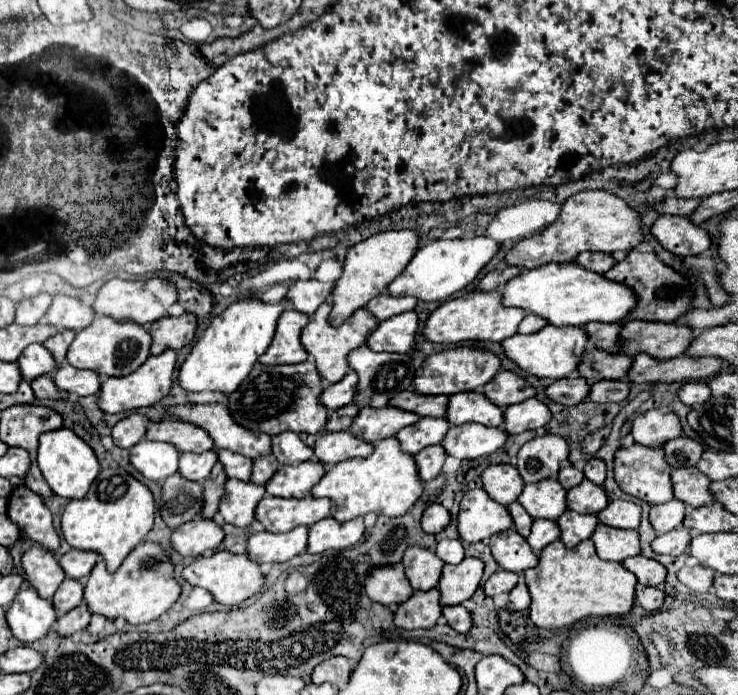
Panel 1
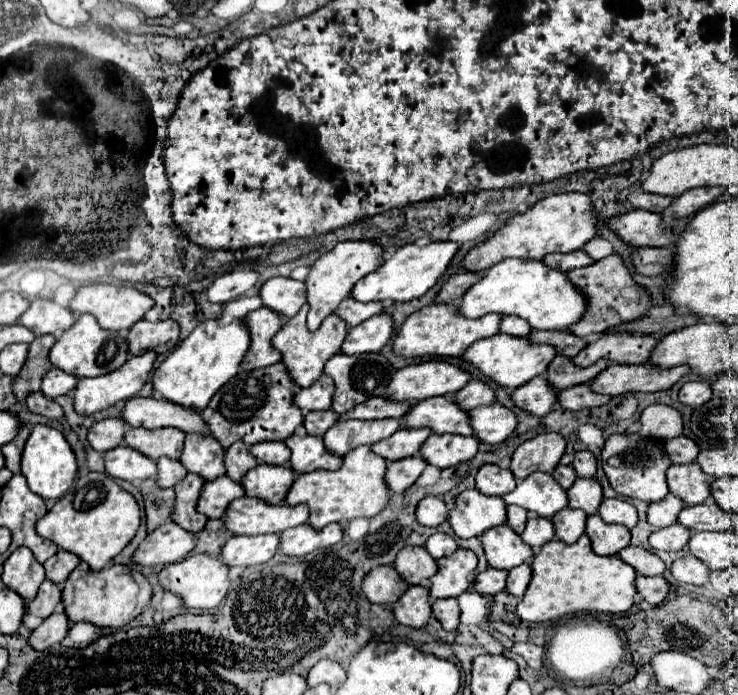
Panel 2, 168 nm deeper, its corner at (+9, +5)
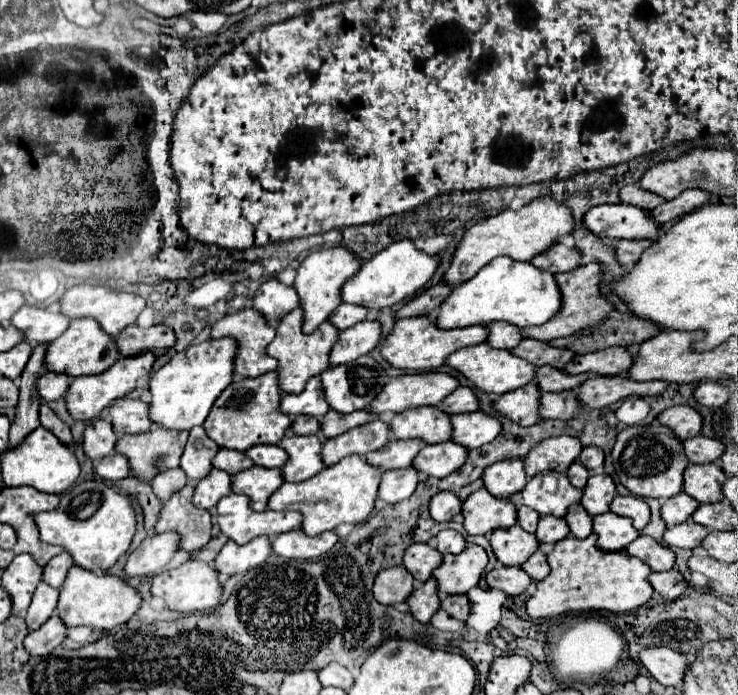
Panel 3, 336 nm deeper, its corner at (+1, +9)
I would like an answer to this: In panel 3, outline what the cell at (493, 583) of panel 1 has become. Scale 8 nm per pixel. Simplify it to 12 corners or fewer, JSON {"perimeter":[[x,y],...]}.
{"perimeter":[[495,568],[487,574],[491,588],[519,596],[531,584],[523,568]]}

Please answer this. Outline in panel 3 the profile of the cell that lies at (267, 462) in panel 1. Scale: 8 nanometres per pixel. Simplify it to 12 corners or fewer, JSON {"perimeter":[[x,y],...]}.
{"perimeter":[[219,450],[211,464],[231,476],[253,466],[243,452]]}

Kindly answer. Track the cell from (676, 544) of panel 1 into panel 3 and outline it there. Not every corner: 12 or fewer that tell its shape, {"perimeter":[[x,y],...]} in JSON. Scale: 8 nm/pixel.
{"perimeter":[[689,520],[667,528],[663,542],[671,548],[697,548],[709,528]]}

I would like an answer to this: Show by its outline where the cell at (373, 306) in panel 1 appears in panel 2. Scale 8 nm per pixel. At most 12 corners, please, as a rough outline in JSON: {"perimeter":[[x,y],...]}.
{"perimeter":[[345,298],[335,314],[349,326],[383,312],[383,302]]}

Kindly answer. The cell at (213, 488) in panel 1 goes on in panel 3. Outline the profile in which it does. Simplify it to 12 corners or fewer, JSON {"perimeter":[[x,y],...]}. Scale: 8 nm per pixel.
{"perimeter":[[193,486],[163,502],[155,534],[177,532],[189,554],[211,540],[211,514],[191,504]]}

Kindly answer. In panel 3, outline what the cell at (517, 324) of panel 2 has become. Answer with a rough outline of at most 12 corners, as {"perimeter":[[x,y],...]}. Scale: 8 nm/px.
{"perimeter":[[489,324],[485,342],[497,350],[519,344],[519,330],[511,324]]}

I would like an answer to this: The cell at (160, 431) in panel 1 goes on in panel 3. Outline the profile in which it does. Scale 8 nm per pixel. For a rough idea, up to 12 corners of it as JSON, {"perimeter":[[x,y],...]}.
{"perimeter":[[125,434],[115,452],[133,478],[151,482],[179,466],[187,434]]}

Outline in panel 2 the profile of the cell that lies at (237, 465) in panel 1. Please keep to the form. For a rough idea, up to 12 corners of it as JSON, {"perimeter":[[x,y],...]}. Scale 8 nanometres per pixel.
{"perimeter":[[187,434],[181,462],[215,480],[225,448],[211,436]]}

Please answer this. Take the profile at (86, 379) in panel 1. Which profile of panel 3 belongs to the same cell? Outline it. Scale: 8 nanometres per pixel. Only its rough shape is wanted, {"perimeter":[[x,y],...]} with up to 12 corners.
{"perimeter":[[47,372],[37,380],[43,400],[59,400],[69,384],[67,374]]}

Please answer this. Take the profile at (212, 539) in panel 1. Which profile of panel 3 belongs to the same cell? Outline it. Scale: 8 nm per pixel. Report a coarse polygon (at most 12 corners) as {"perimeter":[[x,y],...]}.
{"perimeter":[[175,532],[147,536],[125,576],[155,576],[177,554]]}

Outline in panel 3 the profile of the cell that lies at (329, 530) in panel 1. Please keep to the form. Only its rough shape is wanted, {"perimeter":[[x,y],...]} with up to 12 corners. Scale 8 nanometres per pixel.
{"perimeter":[[301,530],[279,534],[271,542],[277,556],[313,560],[339,538],[323,532],[311,538]]}

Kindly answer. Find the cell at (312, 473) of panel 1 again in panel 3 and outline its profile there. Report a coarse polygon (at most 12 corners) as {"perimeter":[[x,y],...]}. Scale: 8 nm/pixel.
{"perimeter":[[249,468],[231,476],[231,490],[257,512],[283,484],[279,468]]}

